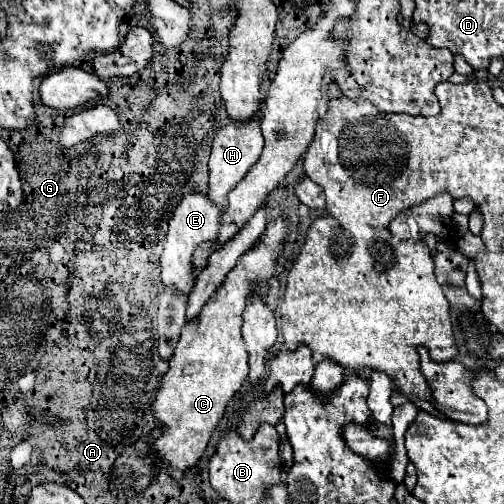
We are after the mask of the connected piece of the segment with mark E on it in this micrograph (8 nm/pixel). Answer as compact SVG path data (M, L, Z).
M186 194L178 208L172 214L168 234L166 234L166 244L164 252L160 256L160 278L166 288L170 288L174 294L190 294L196 284L196 266L192 264L192 254L200 244L212 242L214 246L218 244L218 228L220 228L220 208L216 208L206 196L202 194Z

